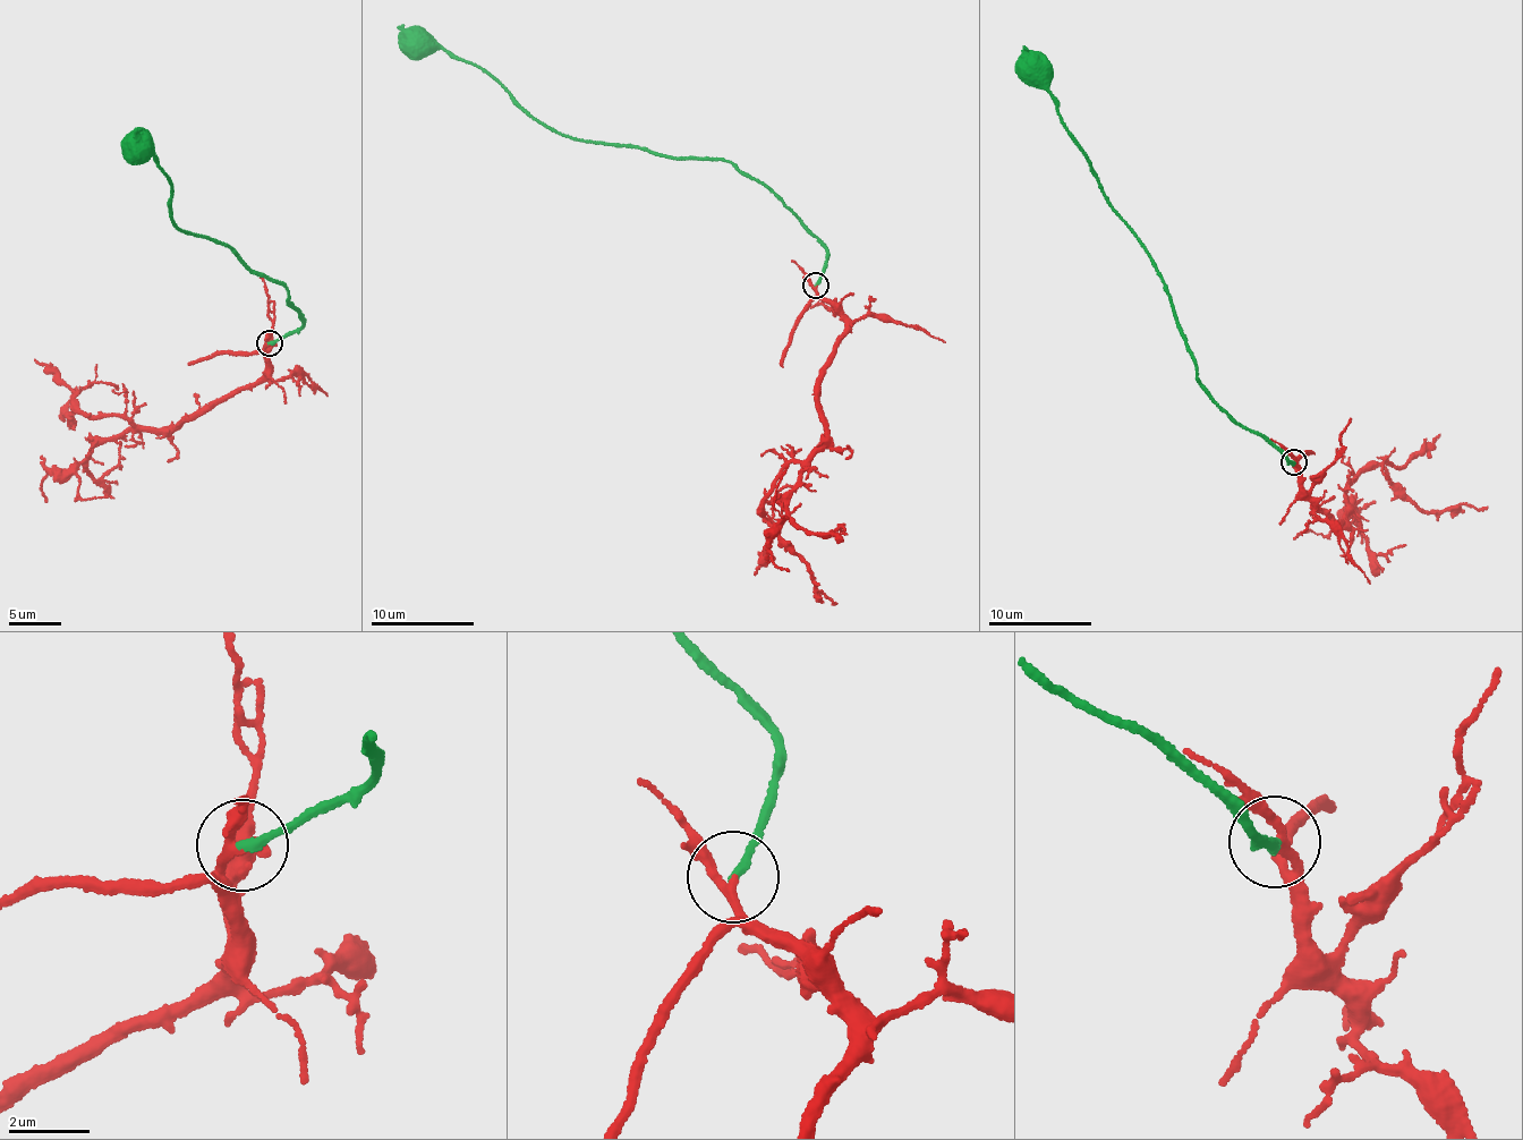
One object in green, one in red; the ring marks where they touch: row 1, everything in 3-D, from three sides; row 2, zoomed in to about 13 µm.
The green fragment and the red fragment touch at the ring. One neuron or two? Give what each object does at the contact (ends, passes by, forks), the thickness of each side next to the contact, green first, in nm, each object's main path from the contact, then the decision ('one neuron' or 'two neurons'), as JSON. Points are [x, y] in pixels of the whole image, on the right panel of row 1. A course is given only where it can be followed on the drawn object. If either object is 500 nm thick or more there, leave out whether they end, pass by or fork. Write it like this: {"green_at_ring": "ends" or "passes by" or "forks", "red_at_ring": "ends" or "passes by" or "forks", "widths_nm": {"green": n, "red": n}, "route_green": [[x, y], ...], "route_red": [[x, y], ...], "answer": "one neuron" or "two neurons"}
{"green_at_ring": "ends", "red_at_ring": "passes by", "widths_nm": {"green": 200, "red": 220}, "route_green": [[1293, 464], [1199, 383], [1166, 287], [1103, 195], [1085, 150], [1062, 120], [1057, 100], [1032, 67]], "route_red": [[1293, 464], [1300, 495], [1339, 521], [1361, 470], [1379, 466], [1430, 513], [1487, 505]], "answer": "one neuron"}

